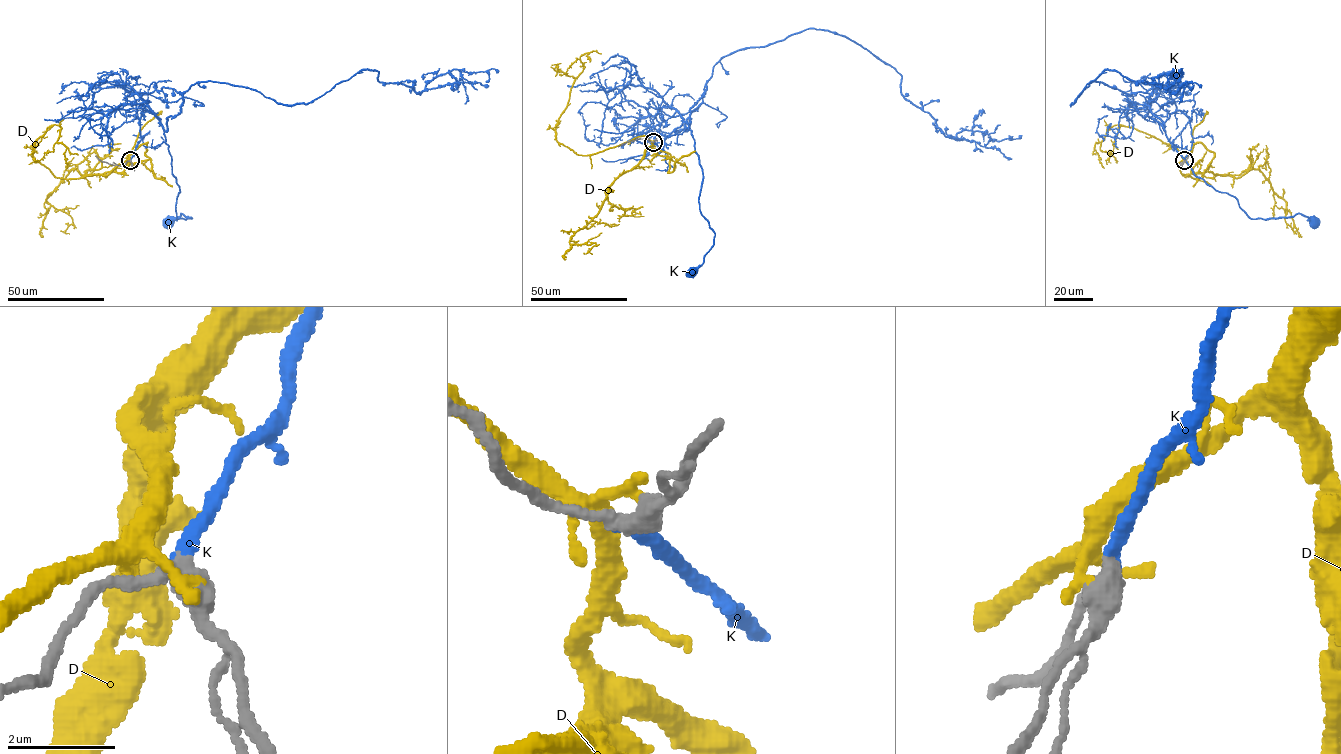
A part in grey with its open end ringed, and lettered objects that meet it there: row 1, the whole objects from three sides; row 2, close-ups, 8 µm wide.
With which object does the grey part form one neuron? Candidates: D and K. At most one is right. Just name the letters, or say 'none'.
K

